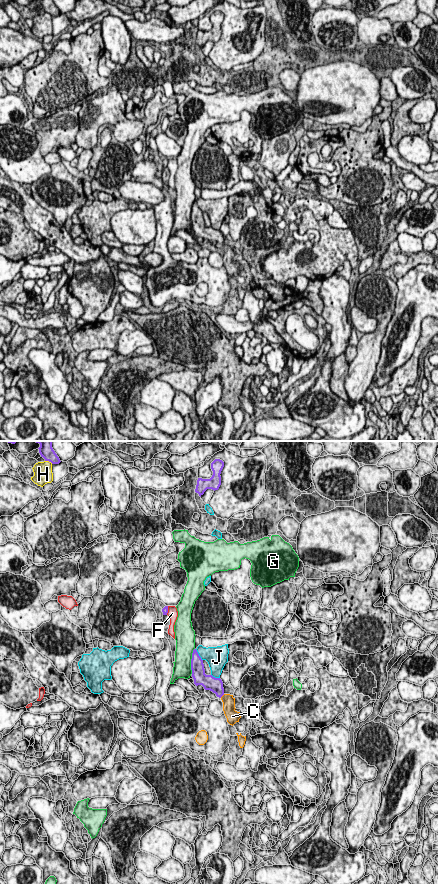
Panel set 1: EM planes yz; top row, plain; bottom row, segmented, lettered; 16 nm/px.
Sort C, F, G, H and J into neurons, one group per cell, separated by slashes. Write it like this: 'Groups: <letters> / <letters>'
Groups: C / F / G H / J

